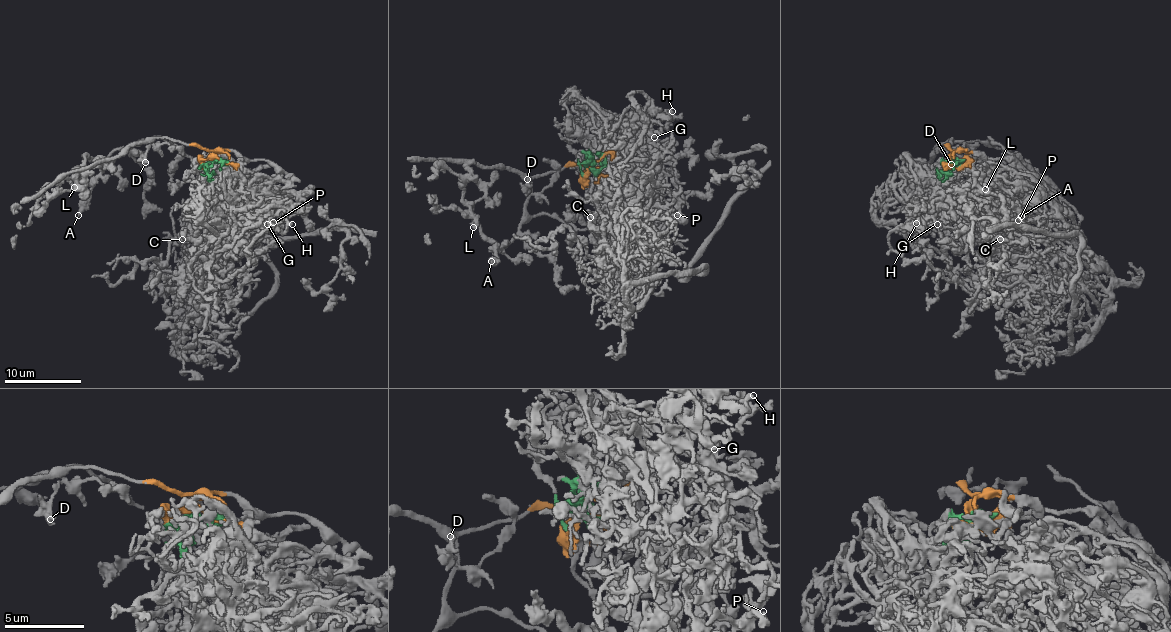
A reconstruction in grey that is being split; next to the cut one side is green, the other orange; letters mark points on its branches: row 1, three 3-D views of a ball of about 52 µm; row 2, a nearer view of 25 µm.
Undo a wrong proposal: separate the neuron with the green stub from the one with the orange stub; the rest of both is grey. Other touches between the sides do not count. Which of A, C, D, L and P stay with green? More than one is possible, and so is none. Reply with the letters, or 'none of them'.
C, P

